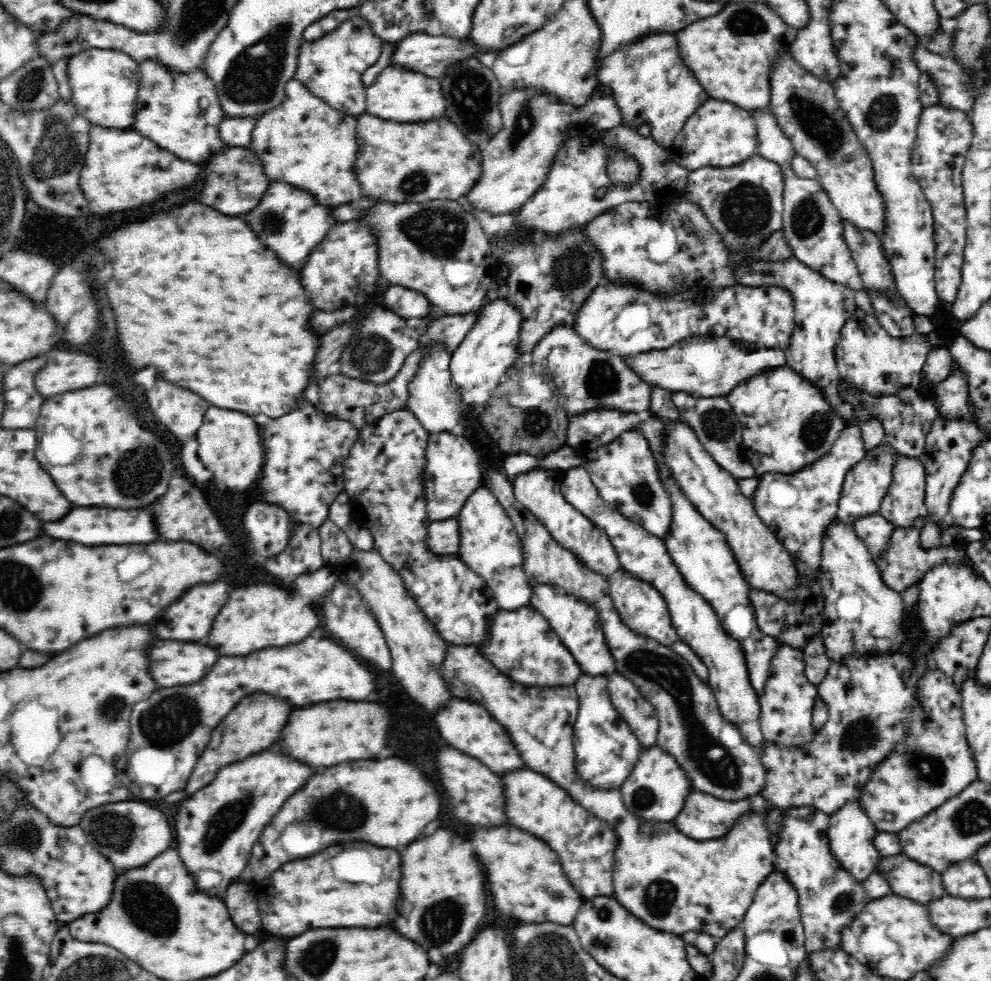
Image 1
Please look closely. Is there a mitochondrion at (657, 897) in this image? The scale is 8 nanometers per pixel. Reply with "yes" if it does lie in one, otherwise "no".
yes

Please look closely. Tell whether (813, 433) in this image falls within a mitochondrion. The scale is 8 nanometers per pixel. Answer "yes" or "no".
yes

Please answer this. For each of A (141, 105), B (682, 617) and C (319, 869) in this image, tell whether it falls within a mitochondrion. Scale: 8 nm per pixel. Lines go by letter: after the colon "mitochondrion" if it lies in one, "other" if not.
A: other
B: other
C: other

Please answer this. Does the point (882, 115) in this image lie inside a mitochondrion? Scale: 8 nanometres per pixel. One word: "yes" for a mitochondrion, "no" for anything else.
yes

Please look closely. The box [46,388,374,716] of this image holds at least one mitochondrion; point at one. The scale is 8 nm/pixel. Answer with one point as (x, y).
(136, 471)

